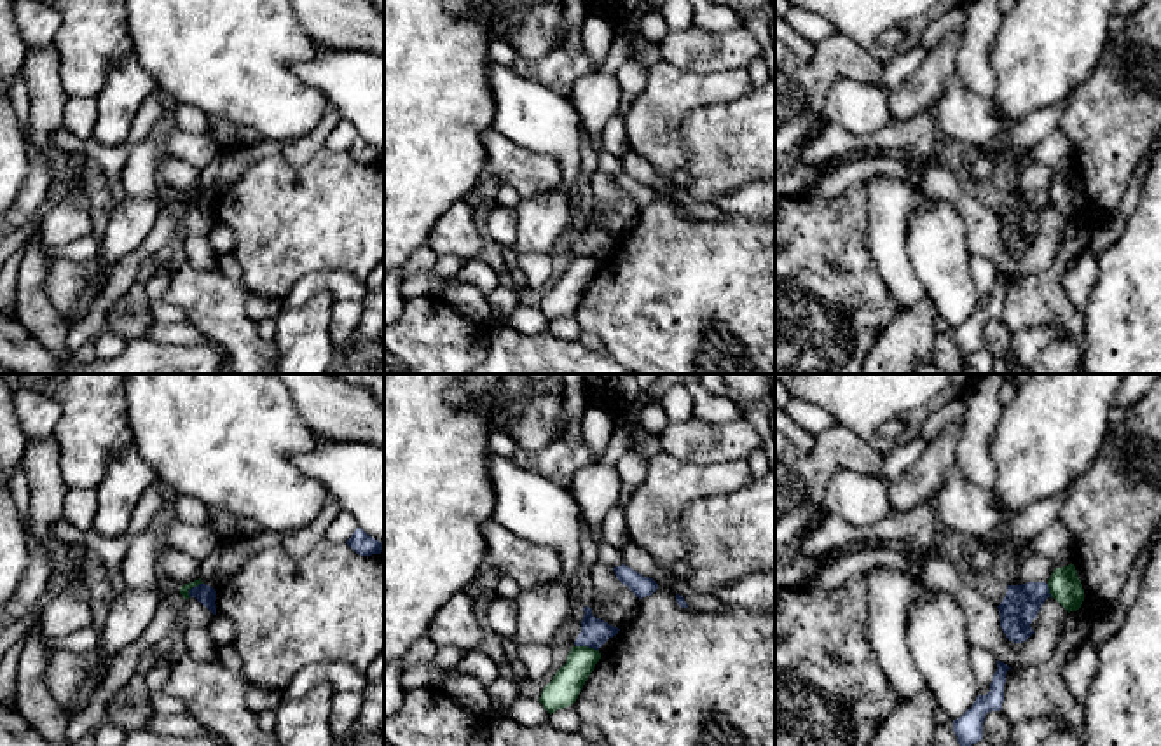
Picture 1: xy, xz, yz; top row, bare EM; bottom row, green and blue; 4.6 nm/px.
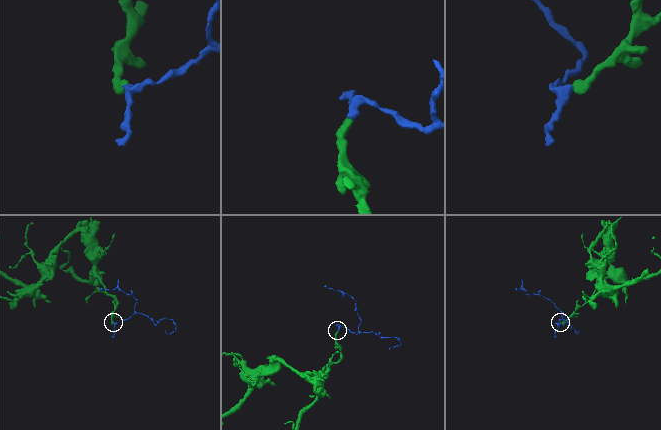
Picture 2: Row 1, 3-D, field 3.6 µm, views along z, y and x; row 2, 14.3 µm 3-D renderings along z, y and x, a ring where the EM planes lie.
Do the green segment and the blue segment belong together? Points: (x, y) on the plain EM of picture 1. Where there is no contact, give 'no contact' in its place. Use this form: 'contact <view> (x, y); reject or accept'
contact xz (587, 255); reject

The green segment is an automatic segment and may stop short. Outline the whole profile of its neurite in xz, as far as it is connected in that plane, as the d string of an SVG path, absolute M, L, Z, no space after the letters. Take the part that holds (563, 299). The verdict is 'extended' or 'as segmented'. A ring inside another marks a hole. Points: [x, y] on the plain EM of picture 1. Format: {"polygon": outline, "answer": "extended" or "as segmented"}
{"polygon": "M573 255L566 273L541 300L539 311L543 316L552 323L574 313L599 267L599 259Z", "answer": "as segmented"}

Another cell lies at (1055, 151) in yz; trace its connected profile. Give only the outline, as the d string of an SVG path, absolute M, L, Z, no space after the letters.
M1058 128L1032 149L1034 161L1049 168L1055 176L1074 171L1074 150L1067 135Z

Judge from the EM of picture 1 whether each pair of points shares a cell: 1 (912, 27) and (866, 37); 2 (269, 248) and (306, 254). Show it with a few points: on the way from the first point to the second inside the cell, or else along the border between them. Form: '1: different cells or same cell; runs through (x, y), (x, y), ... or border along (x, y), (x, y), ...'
1: same cell; runs through (901, 21), (882, 21), (877, 27)
2: same cell; runs through (278, 248), (297, 248)

